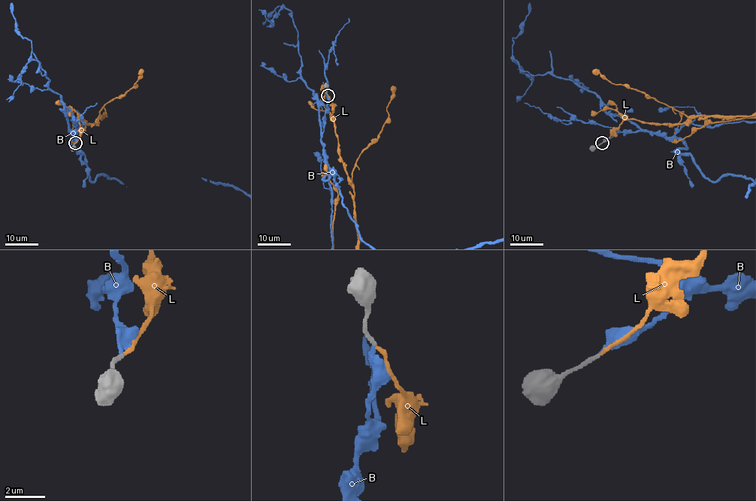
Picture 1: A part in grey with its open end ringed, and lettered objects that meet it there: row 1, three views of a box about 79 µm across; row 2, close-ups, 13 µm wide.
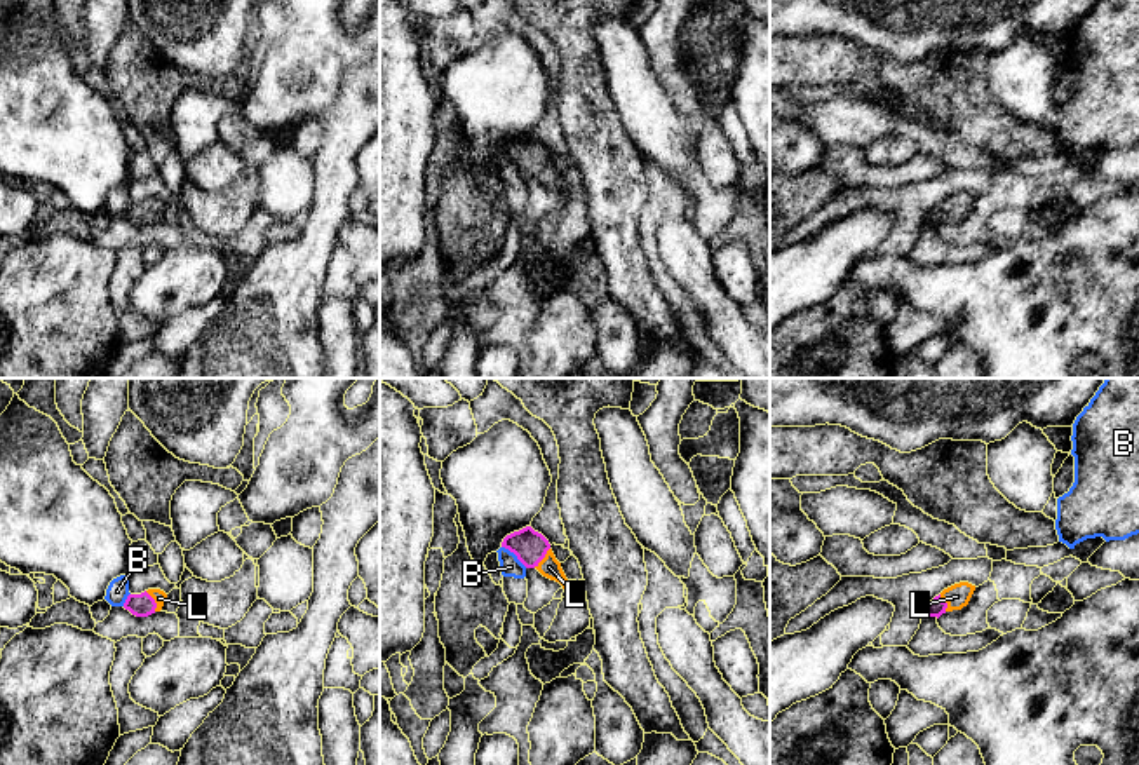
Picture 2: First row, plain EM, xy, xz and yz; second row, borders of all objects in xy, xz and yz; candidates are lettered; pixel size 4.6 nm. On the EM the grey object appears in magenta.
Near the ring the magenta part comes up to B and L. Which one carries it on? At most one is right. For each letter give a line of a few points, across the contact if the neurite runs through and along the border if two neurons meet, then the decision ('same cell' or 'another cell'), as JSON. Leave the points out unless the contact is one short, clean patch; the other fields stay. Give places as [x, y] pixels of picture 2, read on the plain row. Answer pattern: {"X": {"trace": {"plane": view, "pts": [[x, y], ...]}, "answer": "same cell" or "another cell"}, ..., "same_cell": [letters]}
{"B": {"trace": {"plane": "xz", "pts": [[502, 155], [526, 176]]}, "answer": "another cell"}, "L": {"trace": {"plane": "xz", "pts": [[530, 155], [542, 168], [549, 176]]}, "answer": "same cell"}, "same_cell": ["L"]}

